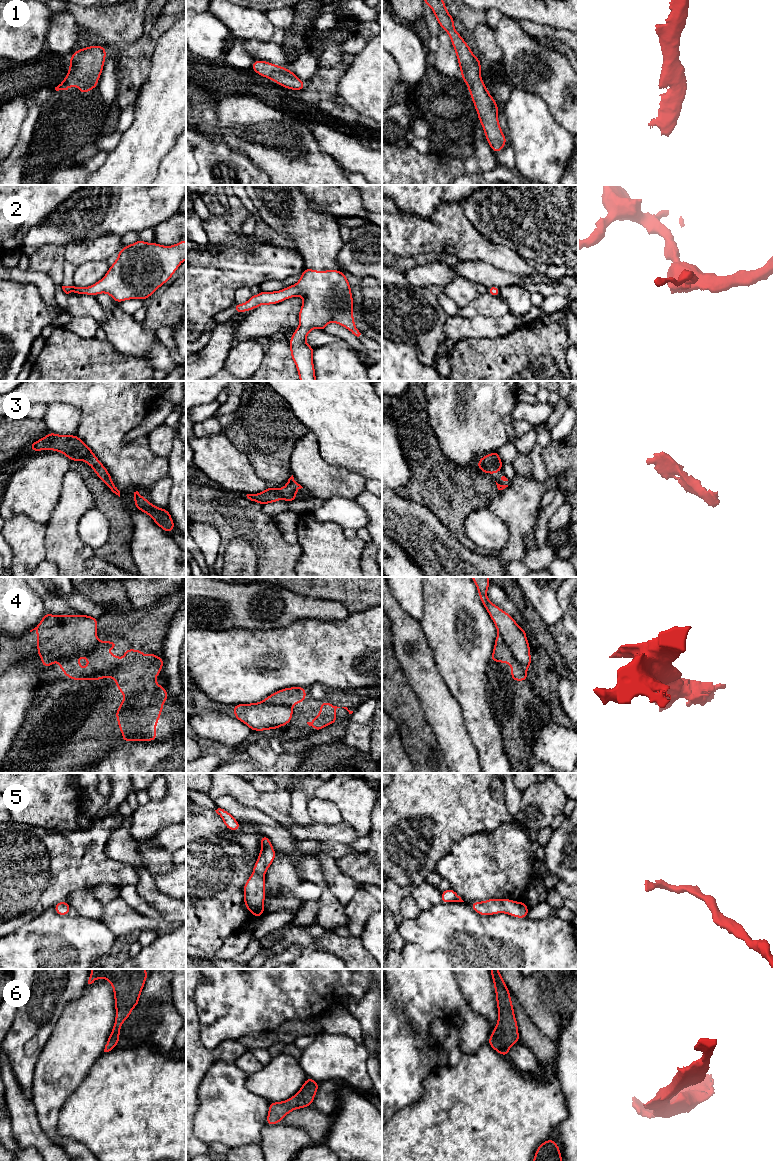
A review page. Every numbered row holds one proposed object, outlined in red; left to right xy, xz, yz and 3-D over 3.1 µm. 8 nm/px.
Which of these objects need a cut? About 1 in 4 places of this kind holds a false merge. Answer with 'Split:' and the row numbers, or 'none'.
Split: 4

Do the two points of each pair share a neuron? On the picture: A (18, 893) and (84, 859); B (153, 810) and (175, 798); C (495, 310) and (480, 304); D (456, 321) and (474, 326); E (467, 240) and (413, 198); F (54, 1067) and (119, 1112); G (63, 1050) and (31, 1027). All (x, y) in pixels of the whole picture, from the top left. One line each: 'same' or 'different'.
A: same
B: same
C: same
D: same
E: different
F: different
G: different

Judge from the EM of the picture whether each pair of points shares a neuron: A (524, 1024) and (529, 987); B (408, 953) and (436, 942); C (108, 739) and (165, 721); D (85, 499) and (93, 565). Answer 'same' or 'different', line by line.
A: different
B: different
C: same
D: same

